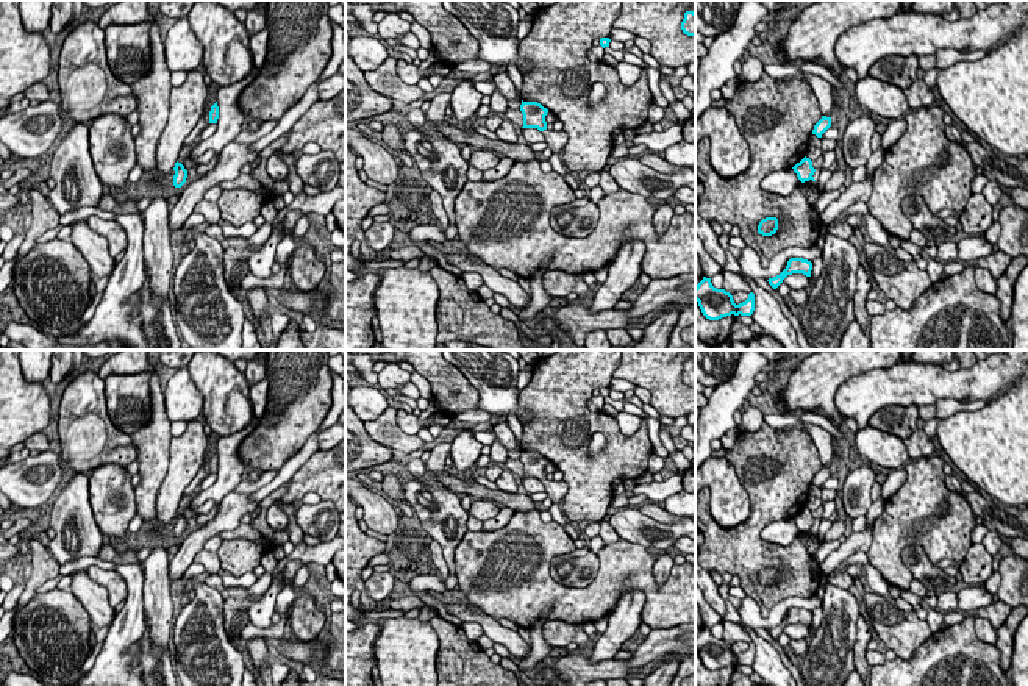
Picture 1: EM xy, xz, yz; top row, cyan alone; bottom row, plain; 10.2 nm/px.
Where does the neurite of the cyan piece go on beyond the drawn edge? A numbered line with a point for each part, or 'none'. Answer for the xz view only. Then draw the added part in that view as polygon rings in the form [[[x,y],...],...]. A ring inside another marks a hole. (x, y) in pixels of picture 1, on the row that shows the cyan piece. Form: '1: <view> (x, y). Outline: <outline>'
1: xz (555, 139). Outline: [[[544,130],[542,133],[544,133],[544,138],[545,138],[545,142],[547,142],[548,148],[553,153],[559,153],[561,155],[564,145],[569,141],[567,133],[564,130],[562,131]]]

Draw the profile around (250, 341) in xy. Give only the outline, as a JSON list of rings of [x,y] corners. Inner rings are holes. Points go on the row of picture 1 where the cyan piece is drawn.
[[[245,320],[242,325],[242,350],[262,350],[255,325],[250,320]]]

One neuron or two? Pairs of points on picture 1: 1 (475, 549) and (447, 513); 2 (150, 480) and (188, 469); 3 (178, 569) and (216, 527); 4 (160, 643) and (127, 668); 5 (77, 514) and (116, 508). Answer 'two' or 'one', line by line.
1: two
2: two
3: one
4: two
5: two

